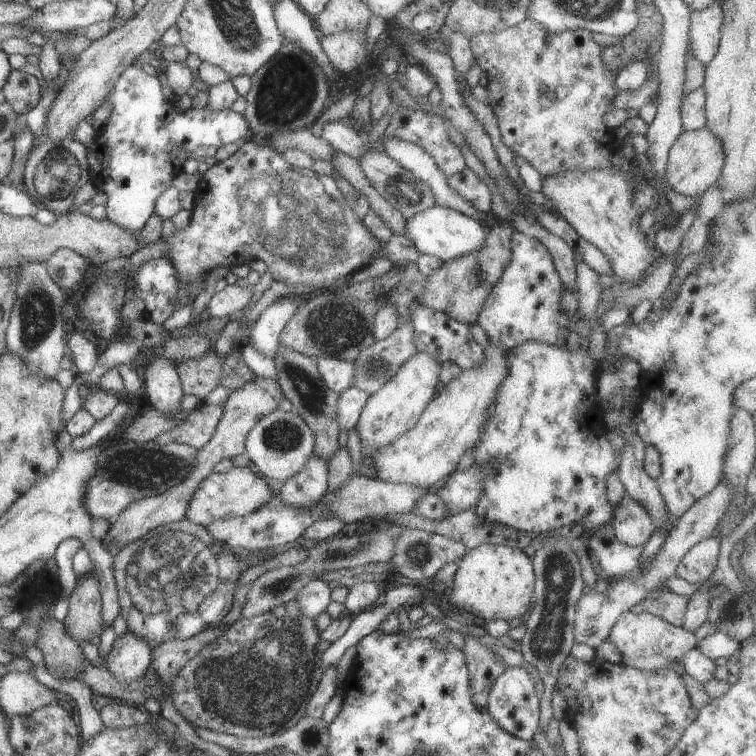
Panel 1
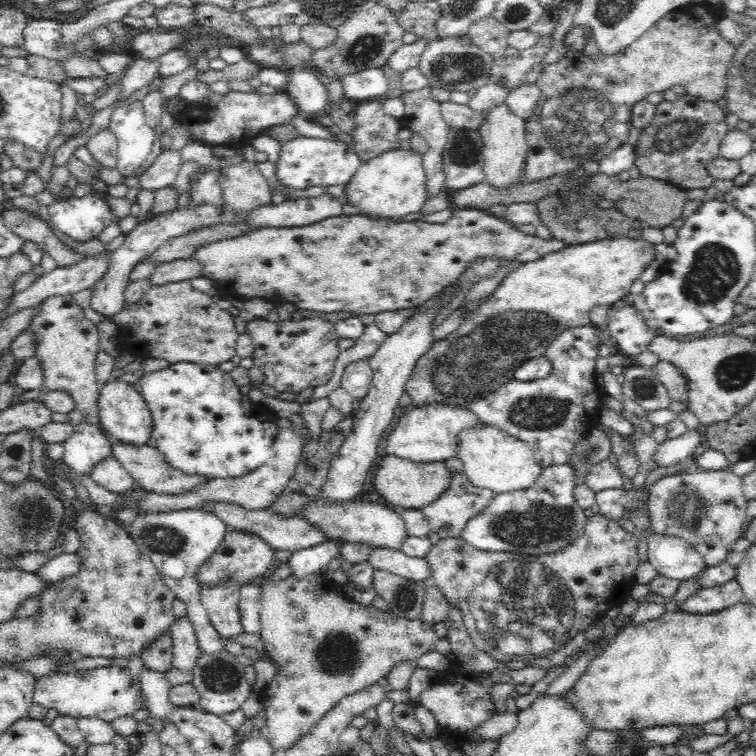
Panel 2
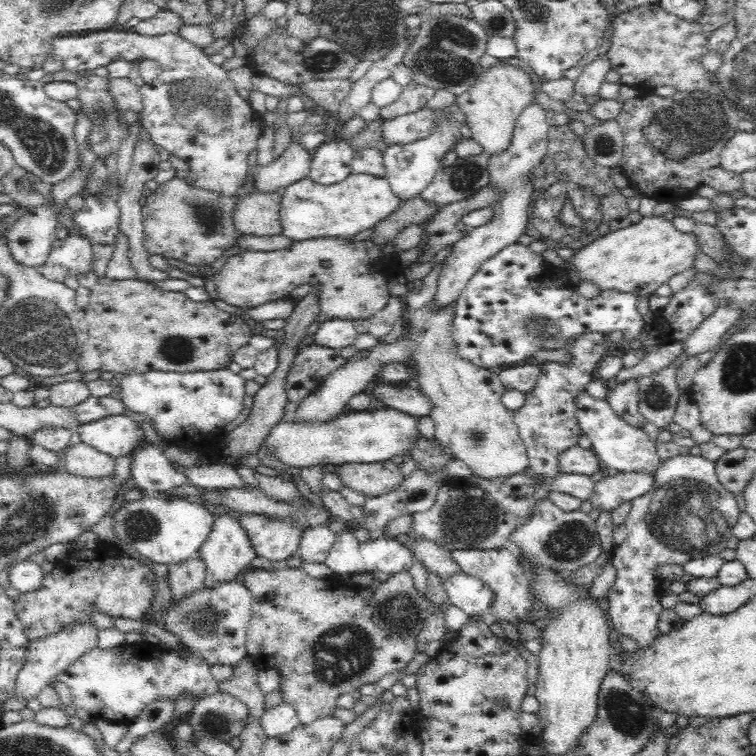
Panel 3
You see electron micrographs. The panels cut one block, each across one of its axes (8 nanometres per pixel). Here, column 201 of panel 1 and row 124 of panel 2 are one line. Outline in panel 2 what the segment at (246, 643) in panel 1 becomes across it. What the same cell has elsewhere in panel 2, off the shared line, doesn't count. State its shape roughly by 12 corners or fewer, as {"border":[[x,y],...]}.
{"border":[[686,92],[639,129],[634,164],[684,191],[728,134],[717,102]]}

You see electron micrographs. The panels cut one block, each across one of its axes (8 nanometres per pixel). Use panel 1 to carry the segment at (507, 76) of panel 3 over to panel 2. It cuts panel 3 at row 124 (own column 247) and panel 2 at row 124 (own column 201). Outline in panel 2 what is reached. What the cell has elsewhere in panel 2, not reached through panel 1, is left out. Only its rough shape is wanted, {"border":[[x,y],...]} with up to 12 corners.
{"border":[[506,103],[476,130],[485,180],[518,182],[530,147],[526,122]]}

